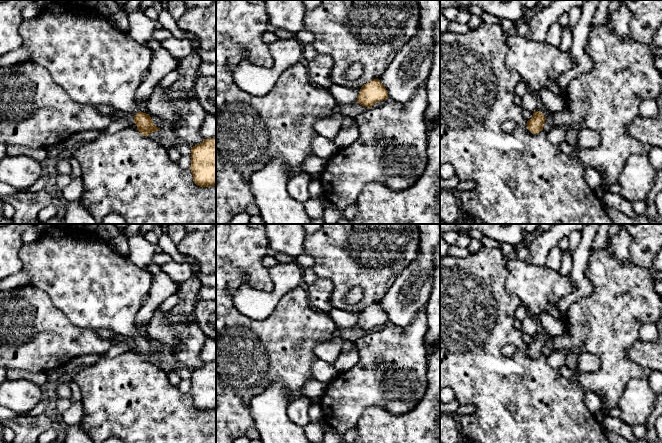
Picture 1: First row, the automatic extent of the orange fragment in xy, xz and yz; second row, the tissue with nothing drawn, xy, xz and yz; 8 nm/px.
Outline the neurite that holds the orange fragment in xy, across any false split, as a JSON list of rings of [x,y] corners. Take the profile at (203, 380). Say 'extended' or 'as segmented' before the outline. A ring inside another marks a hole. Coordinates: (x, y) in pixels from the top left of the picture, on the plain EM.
as segmented; [[[216,361],[191,371],[190,394],[197,410],[216,410]]]

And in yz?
extended; [[[539,323],[538,333],[533,337],[533,341],[527,345],[527,353],[532,358],[542,355],[545,343],[549,338],[549,333]]]

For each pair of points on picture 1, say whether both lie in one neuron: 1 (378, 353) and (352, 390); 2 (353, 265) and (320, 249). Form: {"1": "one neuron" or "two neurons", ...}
{"1": "one neuron", "2": "one neuron"}

